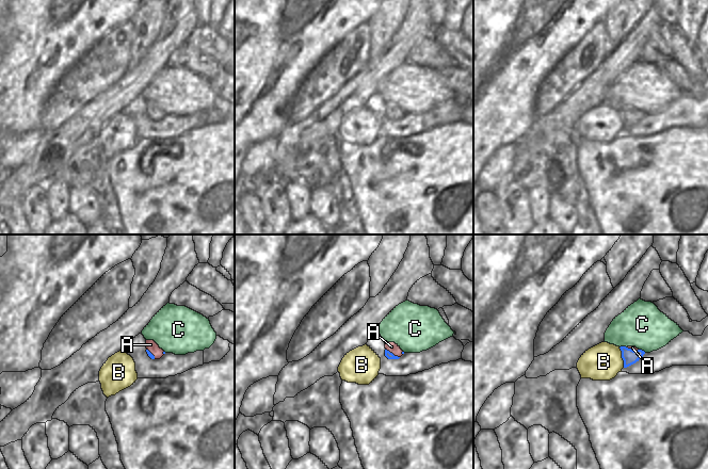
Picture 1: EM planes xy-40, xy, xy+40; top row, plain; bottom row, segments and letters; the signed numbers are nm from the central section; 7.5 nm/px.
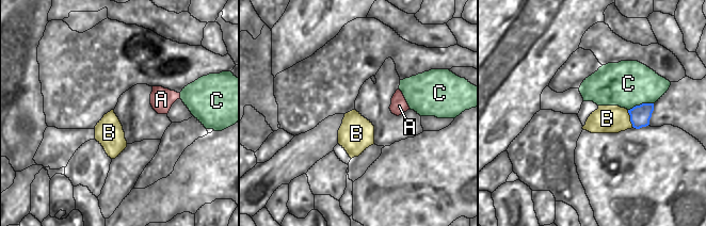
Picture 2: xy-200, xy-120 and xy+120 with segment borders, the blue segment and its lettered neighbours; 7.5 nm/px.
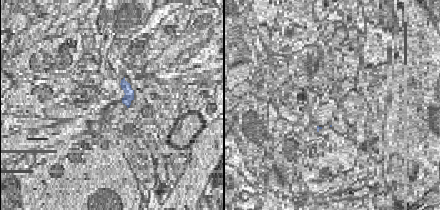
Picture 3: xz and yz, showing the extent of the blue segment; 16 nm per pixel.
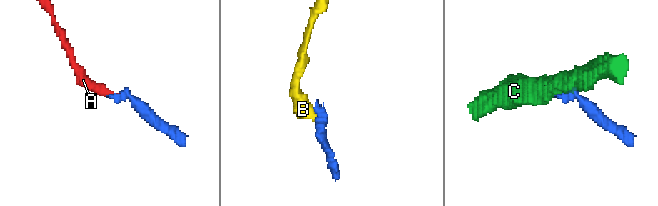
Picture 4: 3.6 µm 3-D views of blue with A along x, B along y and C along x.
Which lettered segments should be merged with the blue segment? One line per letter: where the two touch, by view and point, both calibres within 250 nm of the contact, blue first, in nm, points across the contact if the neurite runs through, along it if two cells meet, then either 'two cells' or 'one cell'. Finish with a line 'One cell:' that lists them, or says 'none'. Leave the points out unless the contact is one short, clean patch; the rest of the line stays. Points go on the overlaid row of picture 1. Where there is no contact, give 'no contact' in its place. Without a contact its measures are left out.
A: meets blue in xy at (391, 353); 50 nm thick on the blue side, 80 nm on the other; border along xy (386, 349), (399, 357); two cells
B: meets blue in xy+40 at (622, 357); 120 nm thick on the blue side, 280 nm on the other; runs through xy+40 (629, 356), (622, 357), (604, 361); one cell
C: meets blue in xy+40 at (623, 346); 120 nm thick on the blue side, 340 nm on the other; border along xy+40 (626, 346), (620, 348); two cells
One cell: B

